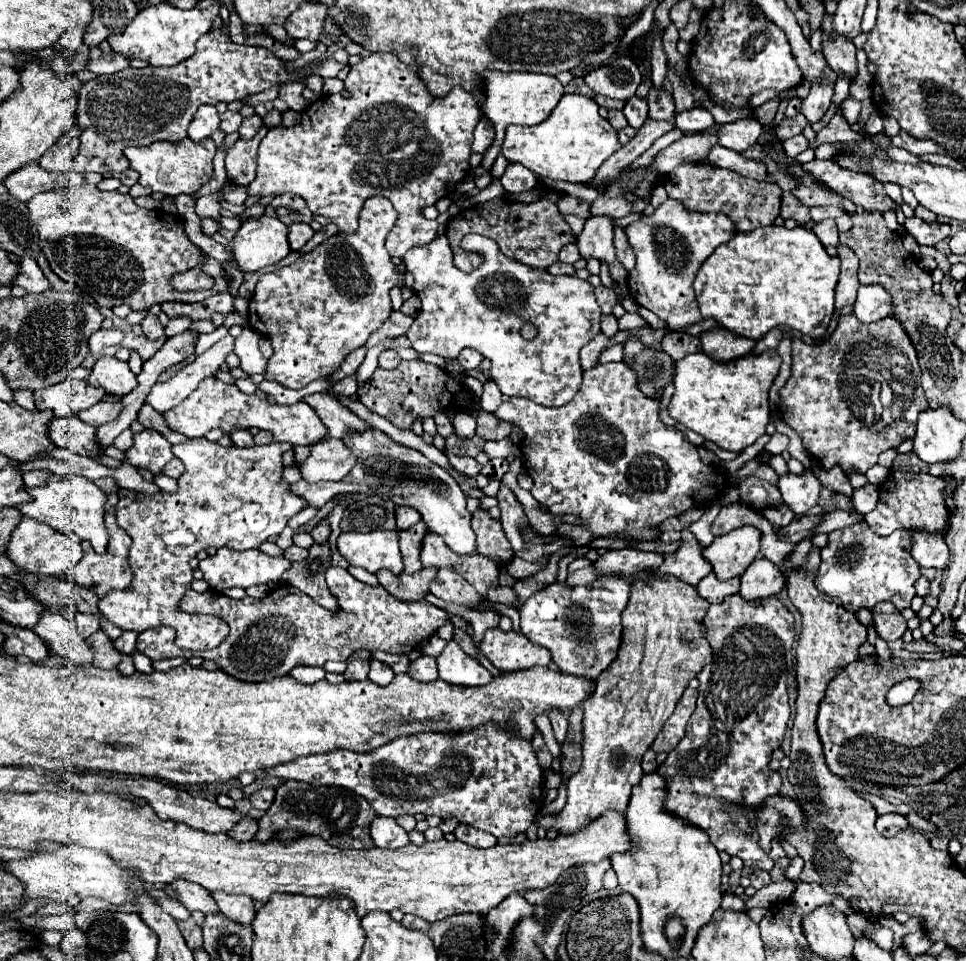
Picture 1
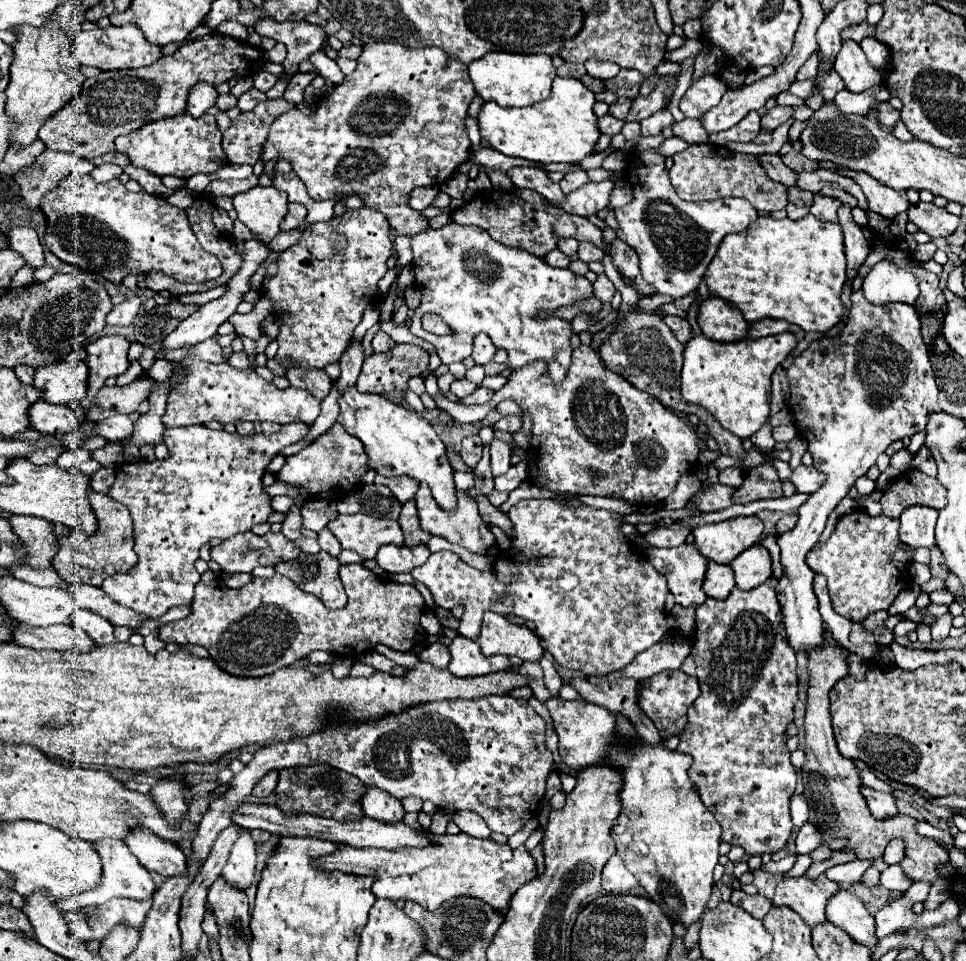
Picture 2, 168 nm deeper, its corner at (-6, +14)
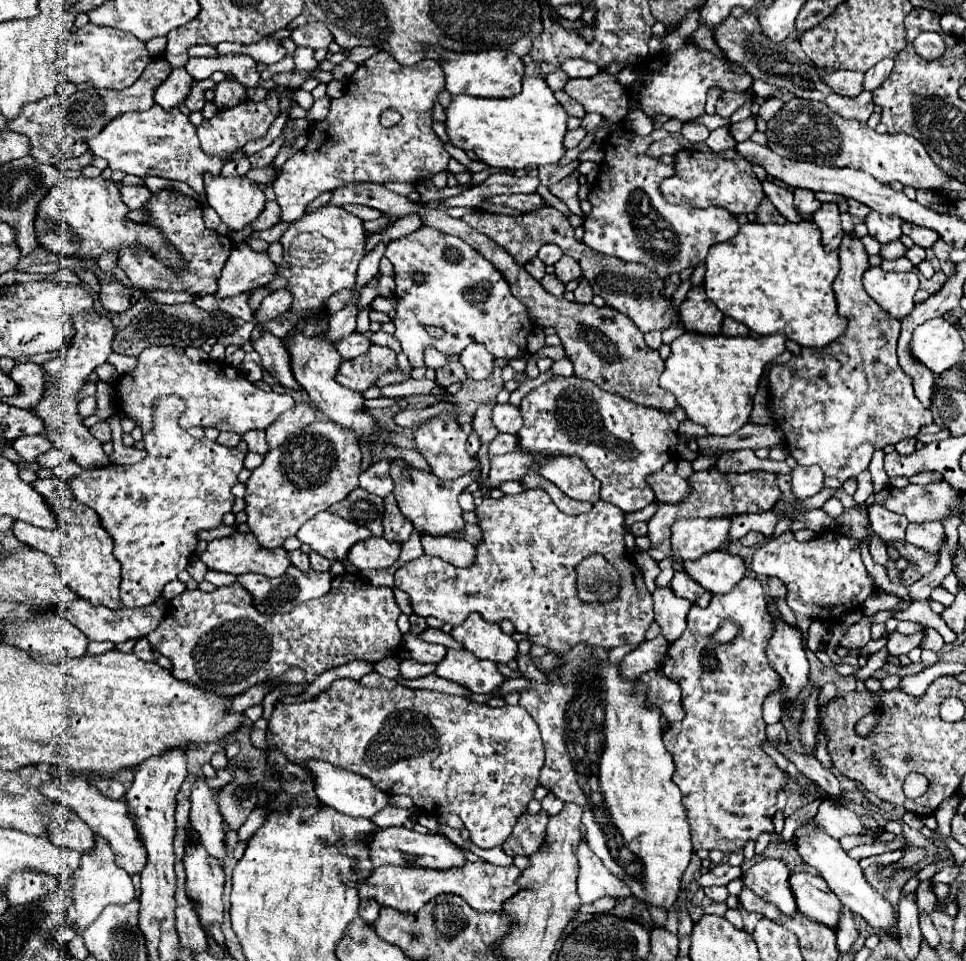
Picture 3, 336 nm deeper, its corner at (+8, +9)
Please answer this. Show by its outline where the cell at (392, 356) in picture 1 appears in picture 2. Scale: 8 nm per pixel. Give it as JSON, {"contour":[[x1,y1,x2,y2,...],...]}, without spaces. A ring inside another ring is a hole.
{"contour":[[377,332,375,334,375,338,373,338,373,342,371,342,371,346,373,346,373,350,375,352,387,352,387,350,391,350,393,346,395,346,395,342,385,334,385,332]]}

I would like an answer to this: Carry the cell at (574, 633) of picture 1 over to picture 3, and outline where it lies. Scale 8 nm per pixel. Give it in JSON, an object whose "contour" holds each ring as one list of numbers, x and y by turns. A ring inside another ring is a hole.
{"contour":[[543,489,523,491,519,495,505,495,501,499,483,499,475,509,481,519,483,541,477,545,477,555,471,567,457,569,443,559,421,555,395,571,395,587,405,591,411,599,413,611,421,617,437,617,449,625,461,625,469,613,479,613,485,621,499,623,509,619,515,631,521,633,531,645,543,645,555,657,563,657,575,645,587,643,595,649,611,651,619,645,633,645,645,641,645,631,653,621,653,597,645,585,643,573,635,565,633,557,625,551,623,541,623,511,611,503,593,503,589,513,567,515,557,509,551,497],[589,555,603,555,619,571,619,595,605,603,587,603,577,595,577,571,575,567]]}

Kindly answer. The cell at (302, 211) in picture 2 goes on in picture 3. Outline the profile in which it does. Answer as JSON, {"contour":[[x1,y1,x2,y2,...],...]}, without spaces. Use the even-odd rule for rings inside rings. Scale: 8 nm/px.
{"contour":[[267,201,265,205,265,213,261,213,261,217,257,217,257,221,253,221,253,229,261,231,261,229,269,229,273,225,277,225,281,221,281,207,275,201]]}

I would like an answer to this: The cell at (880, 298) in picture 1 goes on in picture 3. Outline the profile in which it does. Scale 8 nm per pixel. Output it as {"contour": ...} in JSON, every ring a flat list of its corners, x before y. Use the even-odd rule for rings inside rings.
{"contour":[[869,267,863,275,865,291,895,319,907,317,913,309,913,295,919,289,917,273,887,273]]}

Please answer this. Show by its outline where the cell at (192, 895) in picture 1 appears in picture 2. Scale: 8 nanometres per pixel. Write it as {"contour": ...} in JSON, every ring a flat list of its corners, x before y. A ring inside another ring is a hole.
{"contour":[[131,828,131,836,127,836,125,844,149,872,157,872,167,878,185,874,187,858,179,846,147,832,147,828]]}

